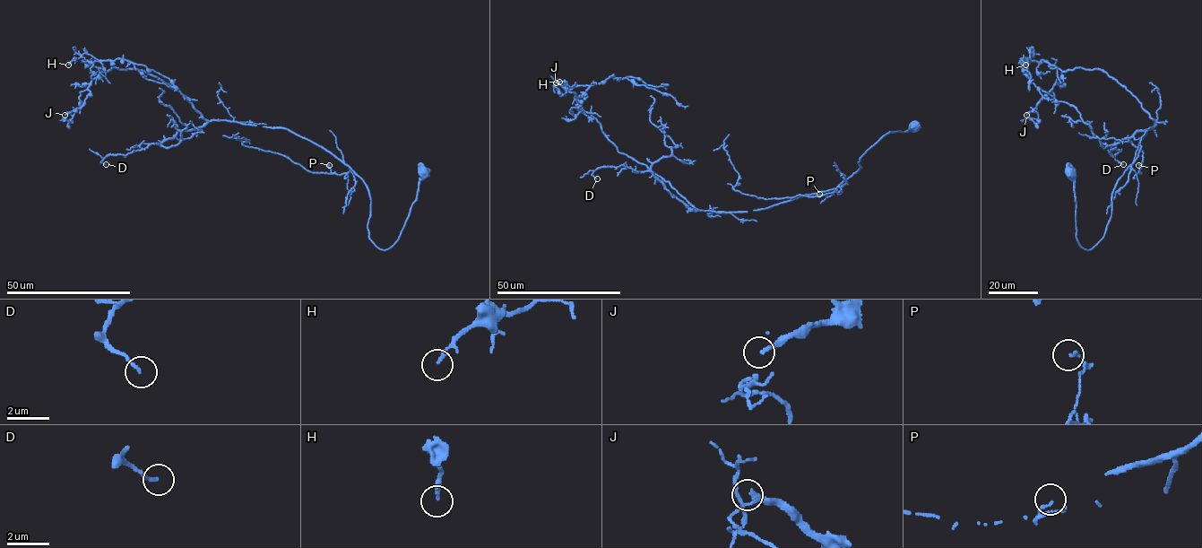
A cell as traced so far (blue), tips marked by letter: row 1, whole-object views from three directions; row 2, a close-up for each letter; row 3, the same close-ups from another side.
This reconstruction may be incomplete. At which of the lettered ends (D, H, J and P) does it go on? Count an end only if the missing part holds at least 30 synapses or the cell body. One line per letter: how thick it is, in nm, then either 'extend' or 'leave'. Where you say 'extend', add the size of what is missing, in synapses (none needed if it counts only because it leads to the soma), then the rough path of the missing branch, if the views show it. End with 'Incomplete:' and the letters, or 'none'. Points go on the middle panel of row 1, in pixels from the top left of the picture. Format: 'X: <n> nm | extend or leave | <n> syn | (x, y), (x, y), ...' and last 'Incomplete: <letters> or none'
D: 160 nm | leave
H: 120 nm | leave
J: 150 nm | extend | 110 syn | (556, 82), (547, 69), (533, 64), (523, 41), (528, 26), (526, 20), (535, 15)
P: 120 nm | leave
Incomplete: J

